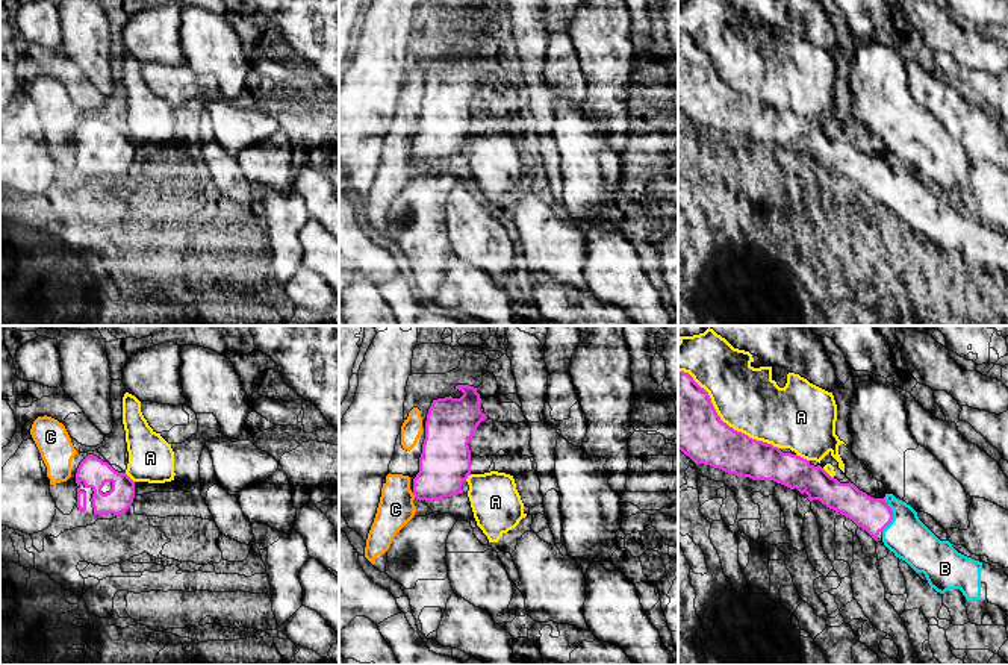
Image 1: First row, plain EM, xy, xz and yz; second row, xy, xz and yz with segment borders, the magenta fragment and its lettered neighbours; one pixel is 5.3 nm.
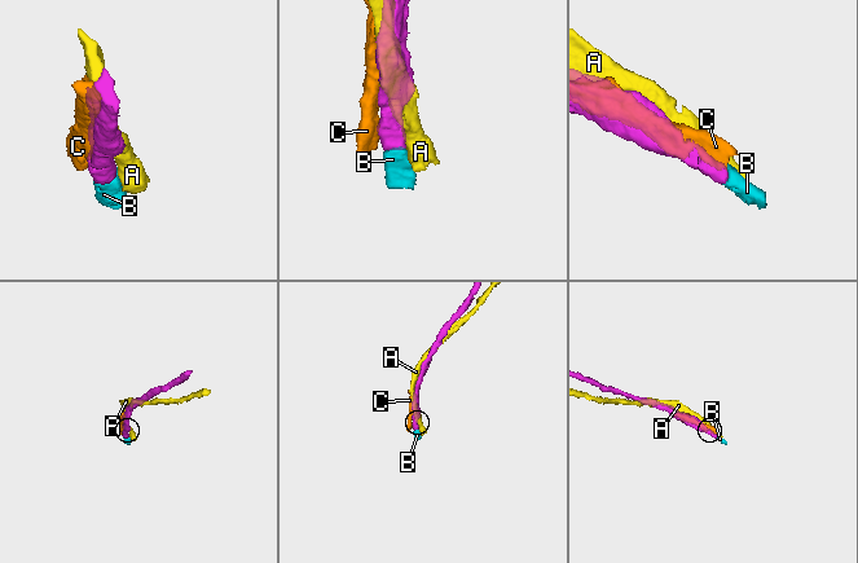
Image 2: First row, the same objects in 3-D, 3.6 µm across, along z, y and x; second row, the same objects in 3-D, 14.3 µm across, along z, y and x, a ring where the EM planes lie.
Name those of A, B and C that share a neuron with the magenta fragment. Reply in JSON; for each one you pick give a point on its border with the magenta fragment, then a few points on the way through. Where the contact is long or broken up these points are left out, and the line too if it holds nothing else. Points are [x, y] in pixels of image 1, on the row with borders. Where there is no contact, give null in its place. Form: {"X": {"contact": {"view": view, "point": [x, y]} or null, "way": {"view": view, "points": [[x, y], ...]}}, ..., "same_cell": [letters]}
{"B": {"contact": {"view": "yz", "point": [892, 514]}, "way": {"view": "yz", "points": [[874, 515], [892, 514], [907, 536]]}}, "same_cell": ["B"]}

